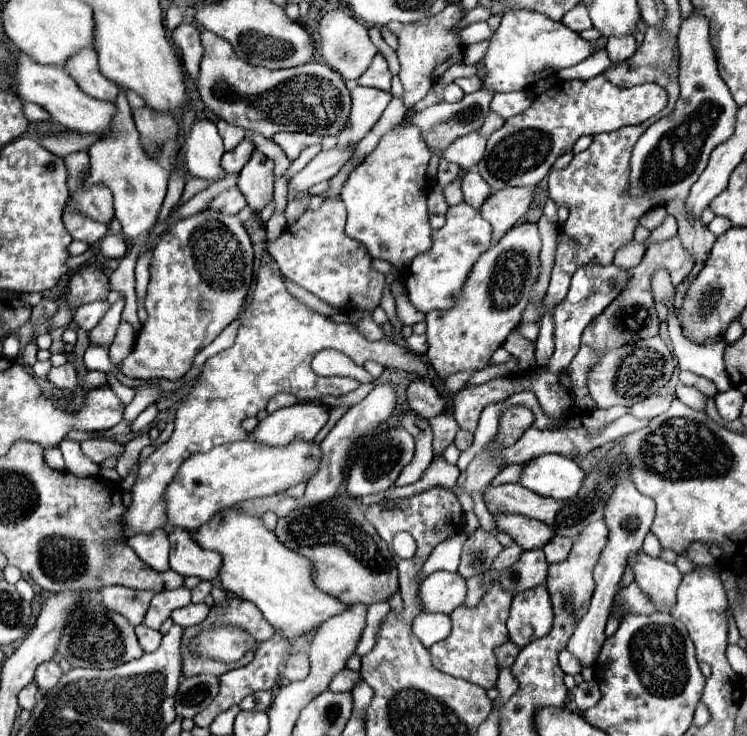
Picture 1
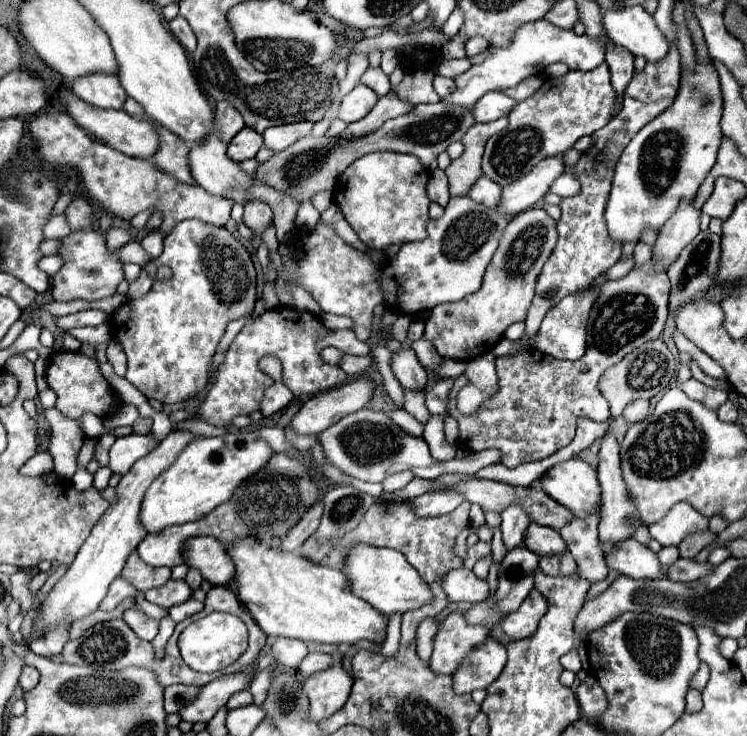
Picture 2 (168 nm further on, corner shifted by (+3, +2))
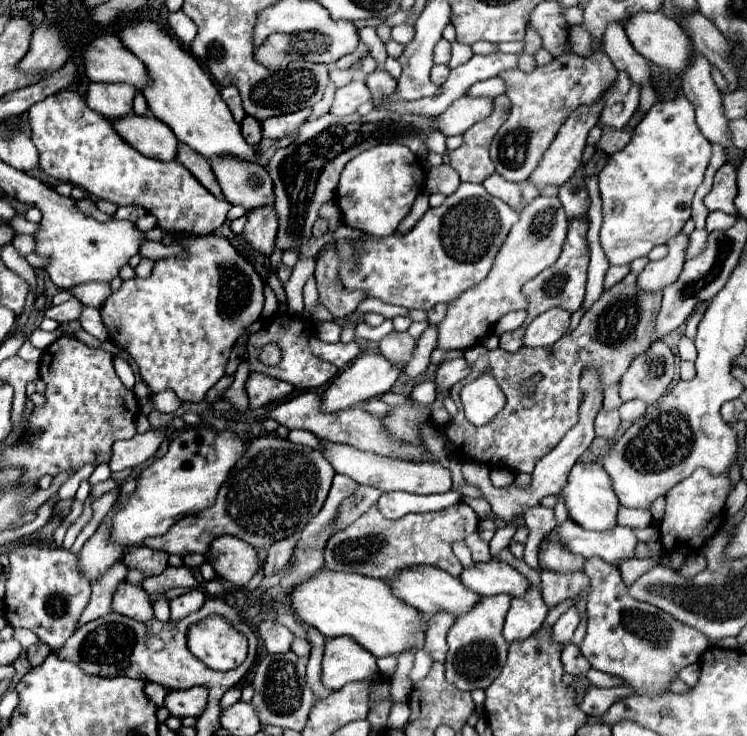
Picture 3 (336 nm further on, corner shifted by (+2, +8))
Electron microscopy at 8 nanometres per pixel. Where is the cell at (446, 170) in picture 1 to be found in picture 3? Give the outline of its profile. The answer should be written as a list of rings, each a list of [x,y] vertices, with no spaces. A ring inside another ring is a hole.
[[[431,133],[429,139],[427,139],[427,147],[429,147],[433,153],[445,155],[445,153],[447,153],[447,147],[445,147],[445,135],[443,135],[443,133]]]

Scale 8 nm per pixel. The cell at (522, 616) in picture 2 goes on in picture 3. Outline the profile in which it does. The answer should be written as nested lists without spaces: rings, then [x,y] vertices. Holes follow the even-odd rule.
[[[529,587],[523,597],[515,597],[505,617],[503,637],[507,639],[507,643],[527,639],[529,635],[533,635],[543,625],[547,611],[549,607],[543,601],[541,591],[537,587]]]

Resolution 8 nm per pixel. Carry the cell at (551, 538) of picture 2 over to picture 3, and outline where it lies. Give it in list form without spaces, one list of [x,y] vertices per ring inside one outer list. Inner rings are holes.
[[[549,533],[545,541],[539,545],[539,565],[541,569],[553,569],[553,571],[581,571],[585,559],[579,555],[573,555],[557,537],[555,533]]]

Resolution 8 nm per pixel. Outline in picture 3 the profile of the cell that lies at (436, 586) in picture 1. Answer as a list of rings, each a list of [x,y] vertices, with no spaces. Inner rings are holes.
[[[497,559],[465,567],[459,579],[467,589],[471,589],[477,595],[509,593],[513,597],[519,597],[529,587],[529,581],[517,569]]]

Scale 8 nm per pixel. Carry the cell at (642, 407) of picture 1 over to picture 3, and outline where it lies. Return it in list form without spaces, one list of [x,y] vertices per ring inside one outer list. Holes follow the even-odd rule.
[[[633,399],[633,401],[627,401],[619,407],[619,415],[623,421],[637,421],[645,413],[645,409],[647,409],[647,405],[643,401]]]

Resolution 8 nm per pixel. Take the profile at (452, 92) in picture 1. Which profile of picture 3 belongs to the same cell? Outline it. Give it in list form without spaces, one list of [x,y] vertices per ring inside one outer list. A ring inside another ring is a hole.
[[[433,65],[433,69],[431,69],[431,81],[435,85],[443,85],[447,81],[447,77],[449,77],[449,71],[451,69],[447,65]]]

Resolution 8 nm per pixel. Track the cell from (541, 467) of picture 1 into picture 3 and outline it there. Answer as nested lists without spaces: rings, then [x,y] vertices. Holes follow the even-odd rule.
[[[577,461],[573,465],[573,469],[569,471],[569,477],[567,477],[567,483],[565,483],[561,495],[565,497],[569,517],[577,525],[581,525],[585,529],[595,529],[595,531],[607,531],[607,529],[615,527],[619,501],[613,493],[609,475],[605,473],[605,469],[599,463],[581,463],[581,461]]]

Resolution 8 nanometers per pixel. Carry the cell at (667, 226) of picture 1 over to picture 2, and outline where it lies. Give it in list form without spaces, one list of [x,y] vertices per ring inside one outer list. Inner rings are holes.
[[[638,243],[636,249],[634,249],[634,263],[644,265],[644,263],[650,261],[650,255],[652,255],[652,247],[646,245],[646,243]]]

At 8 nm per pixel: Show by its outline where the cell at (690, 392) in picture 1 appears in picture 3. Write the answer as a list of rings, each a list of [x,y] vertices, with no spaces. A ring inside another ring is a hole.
[[[681,337],[679,341],[679,357],[683,361],[695,361],[697,359],[697,349],[695,349],[695,343],[687,337]]]

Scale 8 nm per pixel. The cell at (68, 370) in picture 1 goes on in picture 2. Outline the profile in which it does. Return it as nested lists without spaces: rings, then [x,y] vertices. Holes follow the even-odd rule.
[[[56,351],[48,359],[48,369],[46,369],[46,381],[50,389],[58,395],[56,399],[56,409],[68,417],[74,419],[76,423],[82,421],[84,413],[94,413],[102,421],[108,421],[114,417],[118,407],[122,405],[114,387],[102,377],[98,369],[98,361],[94,357],[84,355],[82,351]]]

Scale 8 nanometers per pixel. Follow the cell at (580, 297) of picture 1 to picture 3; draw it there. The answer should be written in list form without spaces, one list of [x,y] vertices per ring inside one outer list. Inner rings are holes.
[[[559,307],[541,313],[527,325],[523,343],[529,347],[553,345],[555,341],[559,341],[569,333],[569,319],[571,319],[571,311]]]

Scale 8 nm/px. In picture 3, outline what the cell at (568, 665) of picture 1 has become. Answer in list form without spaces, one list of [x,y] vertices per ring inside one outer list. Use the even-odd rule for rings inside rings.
[[[567,643],[563,647],[563,655],[561,655],[561,661],[563,661],[563,667],[567,673],[571,675],[581,675],[581,673],[587,673],[591,669],[591,665],[585,661],[585,657],[581,655],[579,647],[573,645],[573,643]]]

